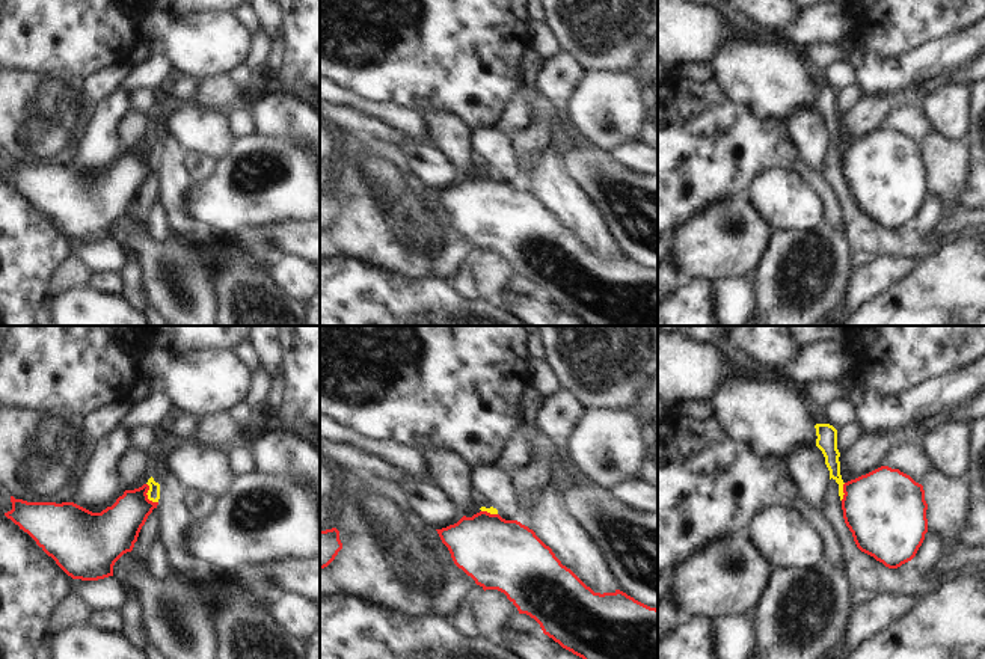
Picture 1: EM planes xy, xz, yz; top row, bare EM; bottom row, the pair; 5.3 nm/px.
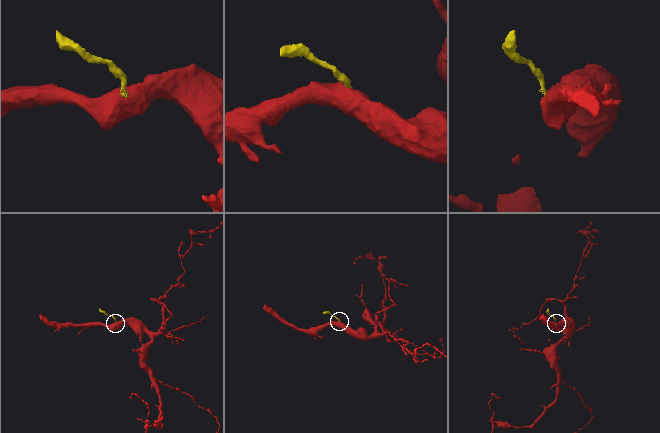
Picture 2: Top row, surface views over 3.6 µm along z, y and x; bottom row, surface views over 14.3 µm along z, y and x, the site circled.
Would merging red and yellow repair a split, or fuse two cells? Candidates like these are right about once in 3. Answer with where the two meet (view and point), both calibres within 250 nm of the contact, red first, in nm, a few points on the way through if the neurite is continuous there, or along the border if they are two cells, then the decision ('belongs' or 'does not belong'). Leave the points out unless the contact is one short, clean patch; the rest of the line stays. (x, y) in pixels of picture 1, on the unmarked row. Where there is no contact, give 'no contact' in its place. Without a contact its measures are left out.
xy (147, 157) | 240/70 nm | along xy (147, 145), (147, 159), (157, 165) | does not belong

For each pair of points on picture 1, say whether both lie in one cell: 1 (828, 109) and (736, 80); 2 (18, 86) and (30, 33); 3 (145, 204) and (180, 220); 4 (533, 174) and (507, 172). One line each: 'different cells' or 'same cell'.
1: different cells
2: different cells
3: different cells
4: different cells

